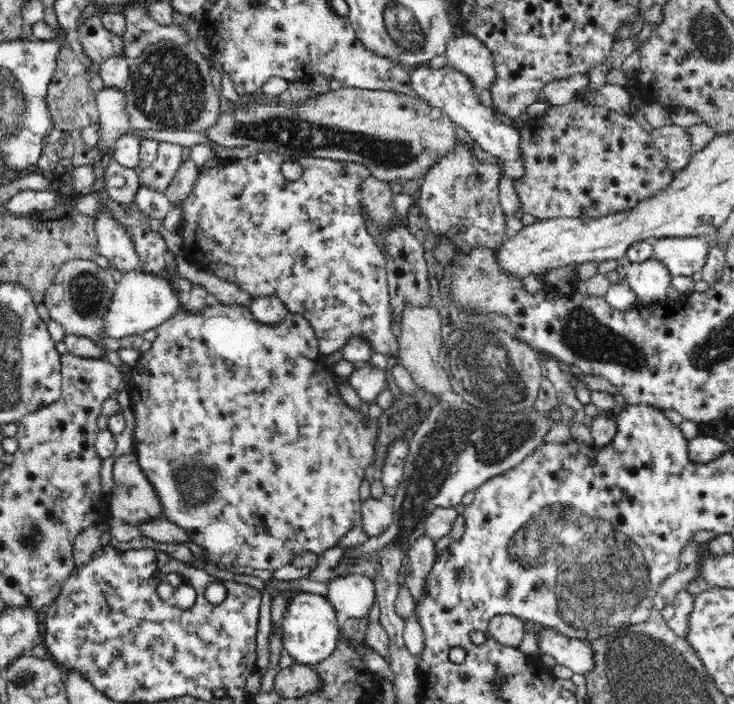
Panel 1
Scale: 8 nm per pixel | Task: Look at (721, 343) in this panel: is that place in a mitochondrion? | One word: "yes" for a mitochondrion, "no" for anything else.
yes

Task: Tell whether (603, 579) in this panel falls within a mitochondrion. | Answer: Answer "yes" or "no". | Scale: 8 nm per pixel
yes

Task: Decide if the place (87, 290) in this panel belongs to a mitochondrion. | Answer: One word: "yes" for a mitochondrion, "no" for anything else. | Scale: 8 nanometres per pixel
yes

